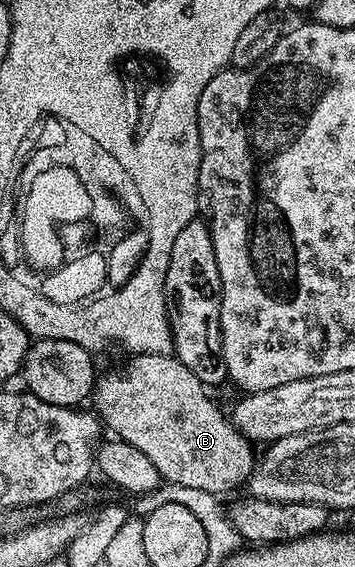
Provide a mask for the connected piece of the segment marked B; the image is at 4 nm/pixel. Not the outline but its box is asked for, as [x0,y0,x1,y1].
[91,354,255,496]

